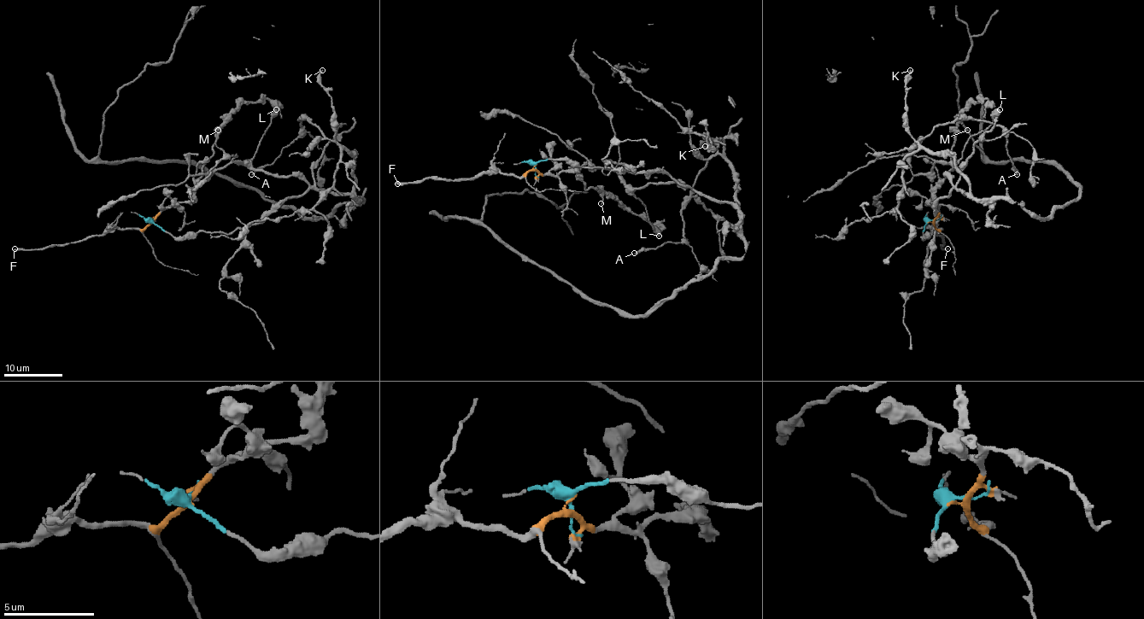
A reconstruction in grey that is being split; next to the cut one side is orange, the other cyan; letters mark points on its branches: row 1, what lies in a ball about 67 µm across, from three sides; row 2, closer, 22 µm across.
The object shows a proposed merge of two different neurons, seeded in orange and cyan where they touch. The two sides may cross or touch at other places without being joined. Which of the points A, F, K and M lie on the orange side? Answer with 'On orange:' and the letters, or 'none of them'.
On orange: F, M

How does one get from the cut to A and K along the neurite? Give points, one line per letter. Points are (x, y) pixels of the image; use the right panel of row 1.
A: (930, 221), (940, 199), (970, 191), (952, 157), (918, 143), (935, 126), (999, 125), (1017, 174)
K: (930, 221), (923, 236), (933, 234), (935, 203), (953, 189), (970, 191), (968, 178), (910, 133), (910, 69)

